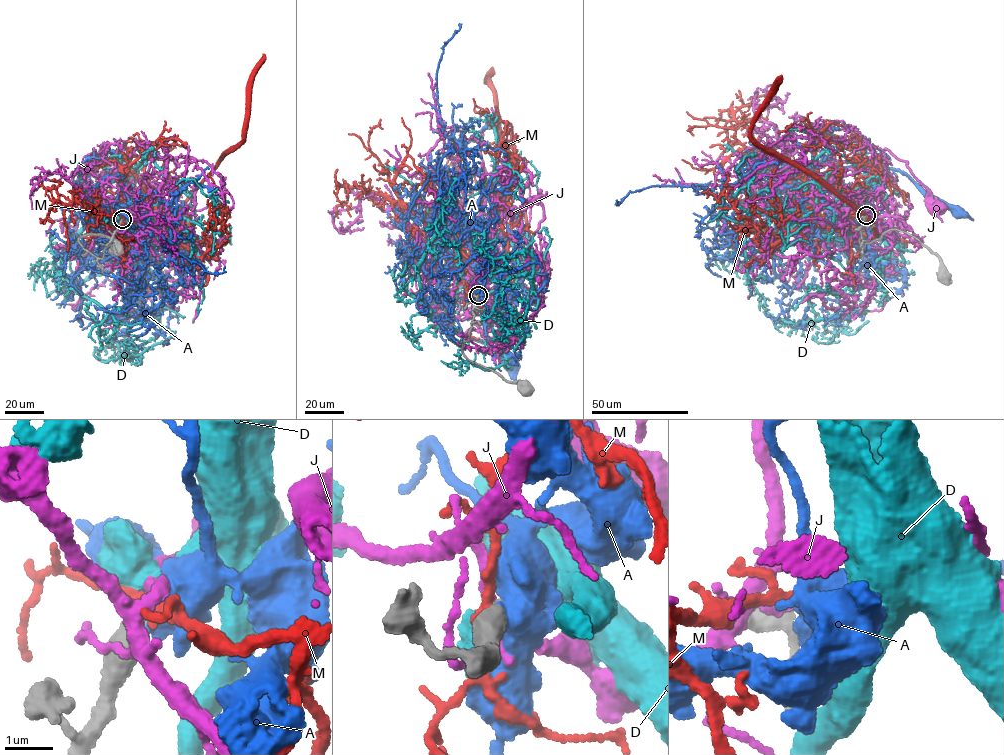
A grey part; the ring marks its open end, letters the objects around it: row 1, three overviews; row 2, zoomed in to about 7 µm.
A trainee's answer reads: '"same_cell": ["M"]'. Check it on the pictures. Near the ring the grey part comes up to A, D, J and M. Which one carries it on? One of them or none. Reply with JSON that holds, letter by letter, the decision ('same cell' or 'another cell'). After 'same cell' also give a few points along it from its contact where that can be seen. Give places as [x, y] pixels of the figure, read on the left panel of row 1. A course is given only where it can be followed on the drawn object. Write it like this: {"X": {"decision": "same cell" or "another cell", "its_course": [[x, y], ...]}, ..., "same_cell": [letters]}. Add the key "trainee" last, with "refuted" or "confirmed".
{"A": {"decision": "another cell"}, "D": {"decision": "same cell", "its_course": [[122, 219], [120, 204], [103, 201], [62, 256], [73, 287], [106, 311], [99, 337], [107, 330], [100, 330]]}, "J": {"decision": "another cell"}, "M": {"decision": "another cell"}, "same_cell": ["D"], "trainee": "refuted"}

